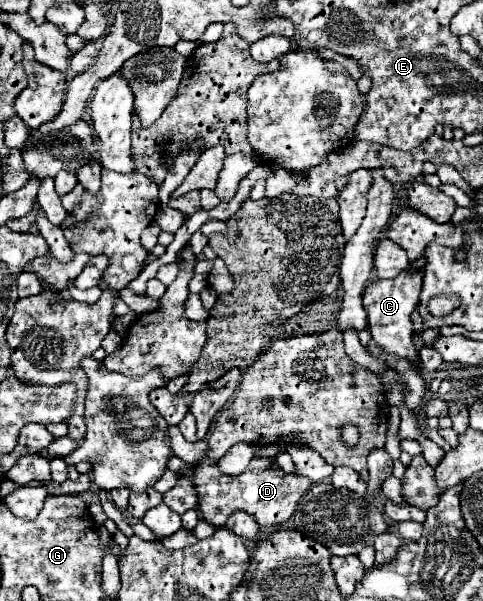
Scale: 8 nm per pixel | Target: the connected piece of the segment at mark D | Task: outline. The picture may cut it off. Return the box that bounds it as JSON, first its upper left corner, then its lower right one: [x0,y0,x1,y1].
[192,457,312,527]

